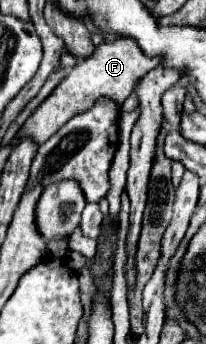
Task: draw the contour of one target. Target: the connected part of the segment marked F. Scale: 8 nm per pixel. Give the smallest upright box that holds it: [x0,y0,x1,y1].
[20,38,158,144]

